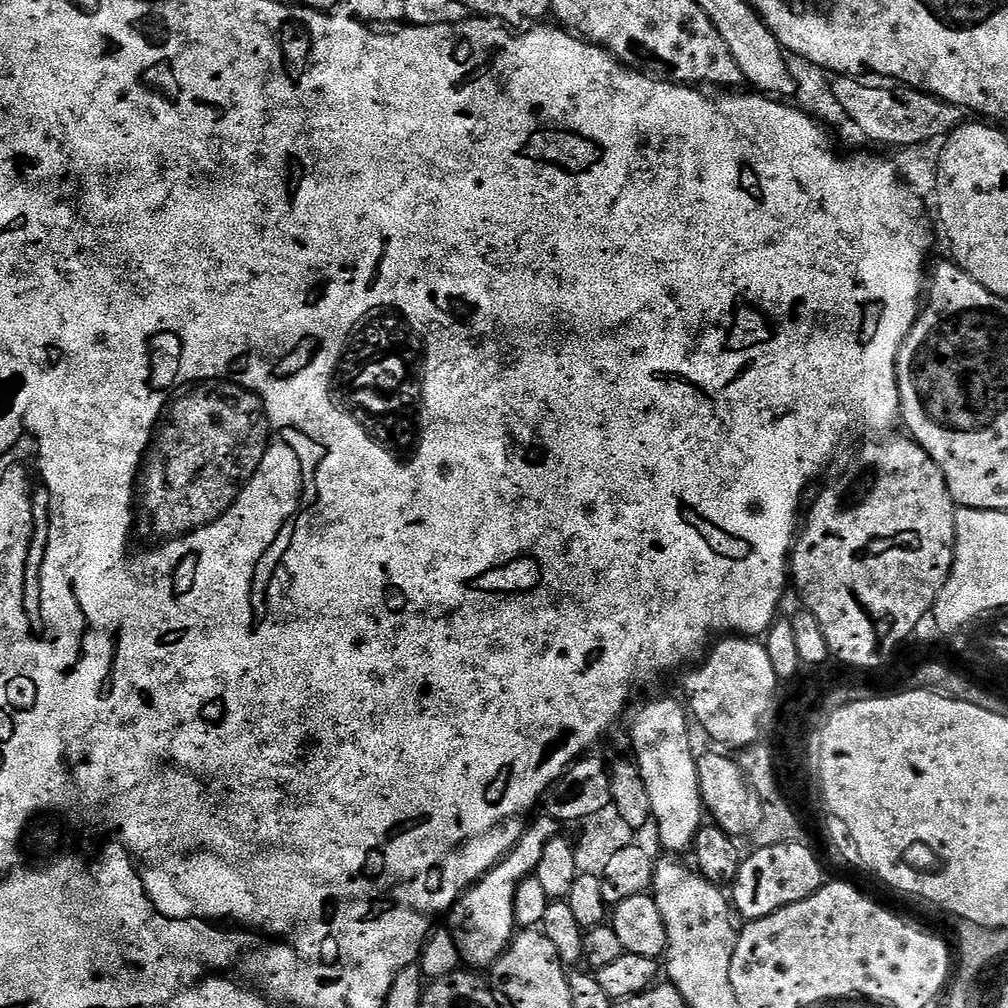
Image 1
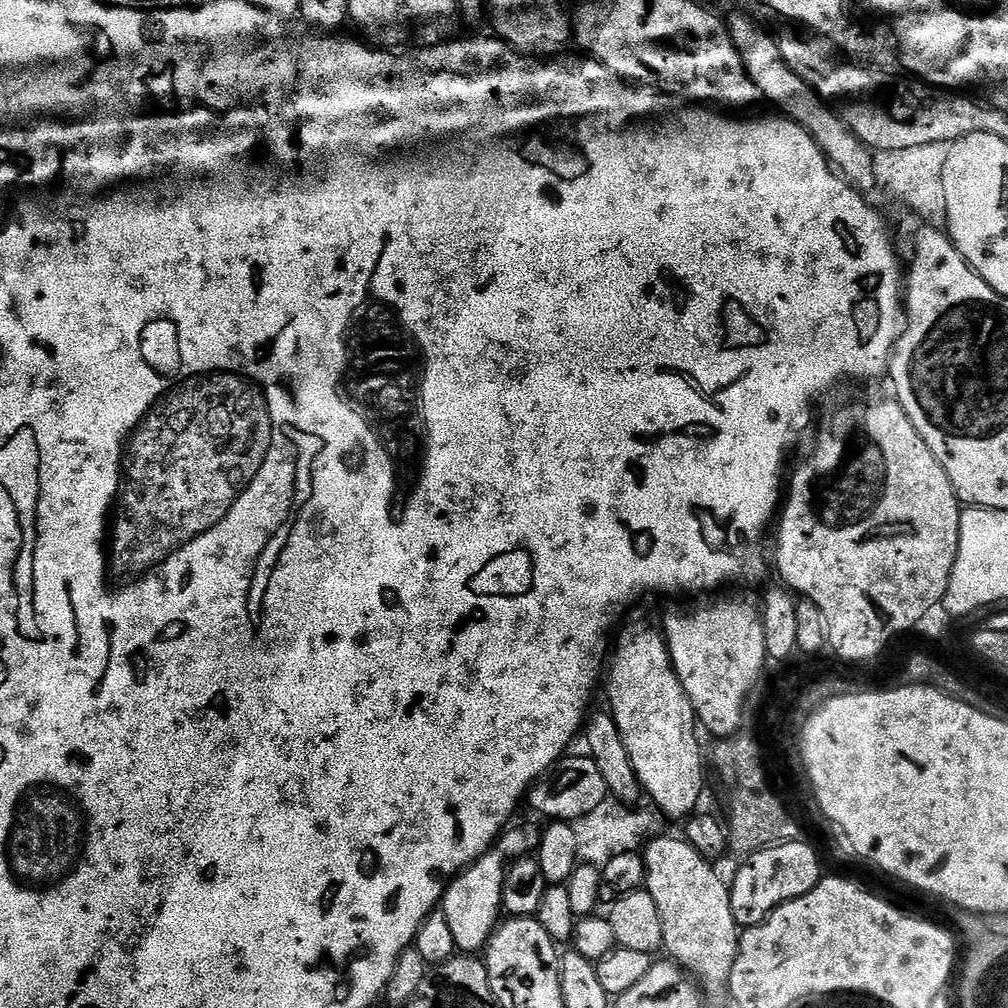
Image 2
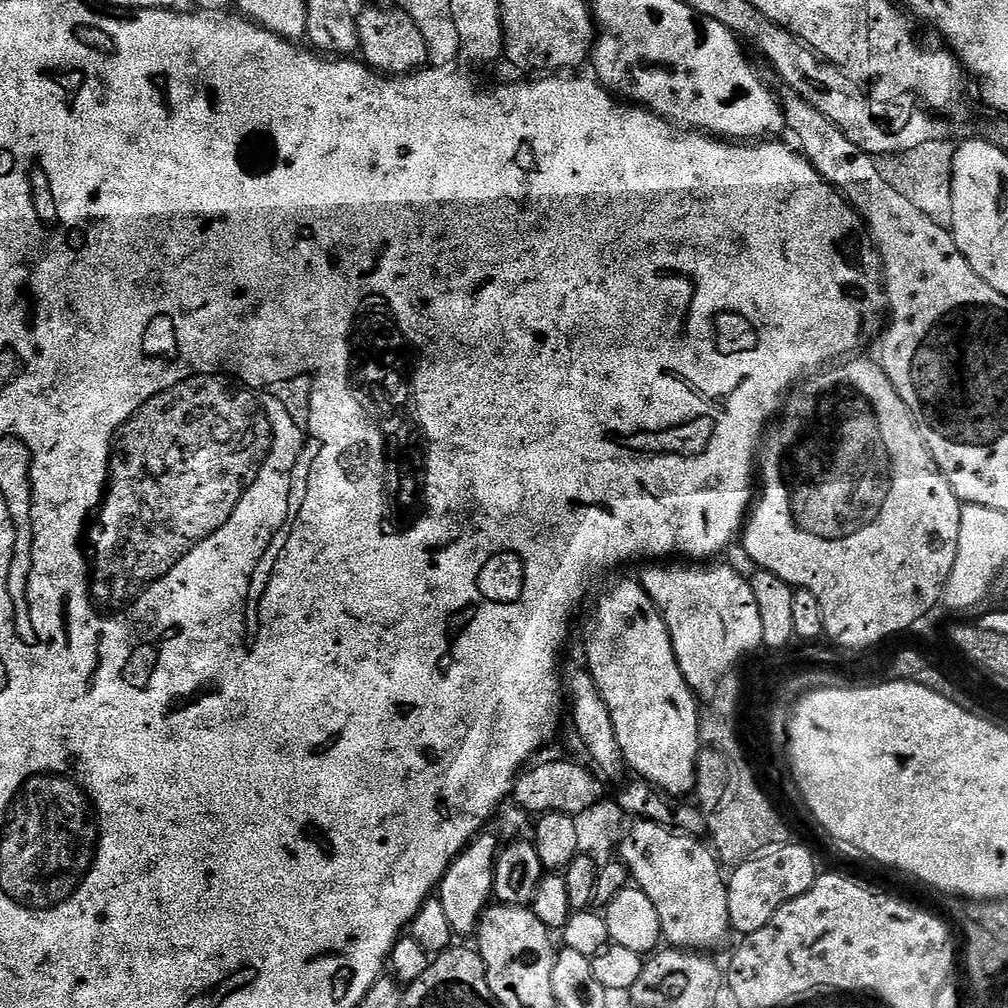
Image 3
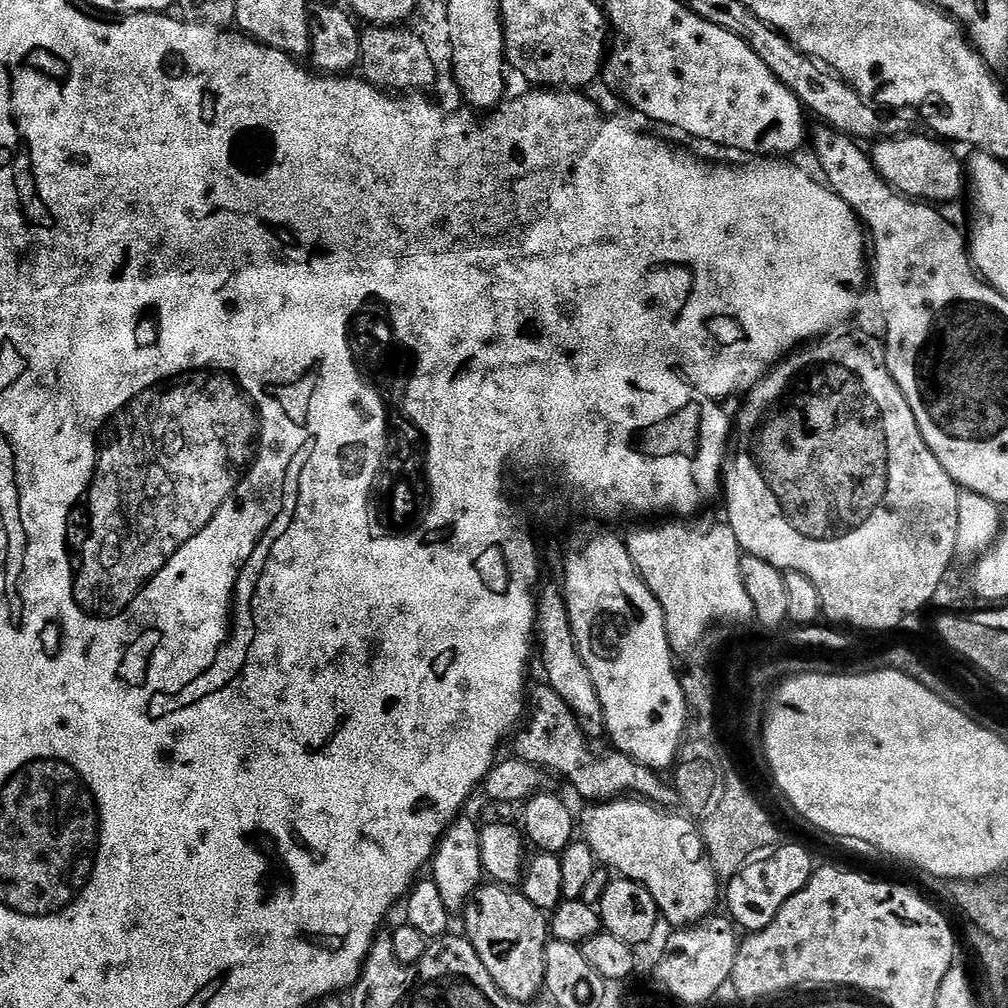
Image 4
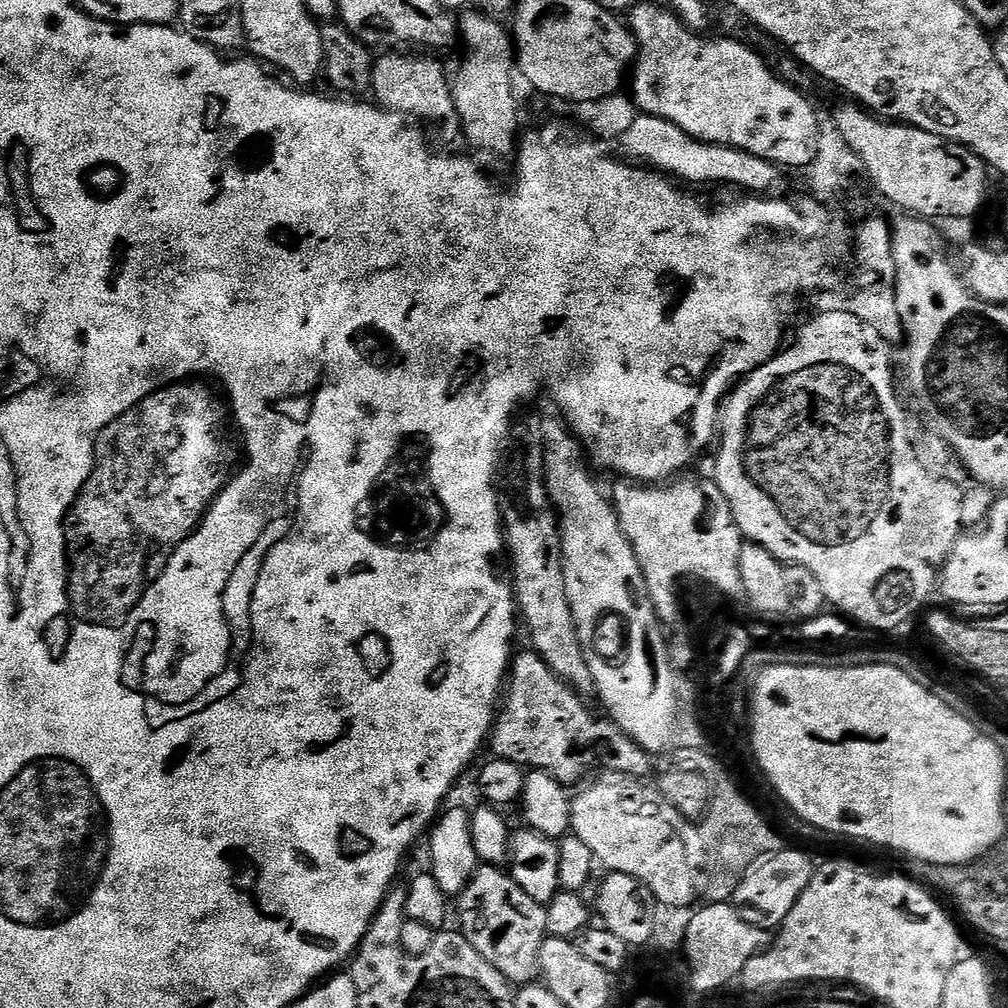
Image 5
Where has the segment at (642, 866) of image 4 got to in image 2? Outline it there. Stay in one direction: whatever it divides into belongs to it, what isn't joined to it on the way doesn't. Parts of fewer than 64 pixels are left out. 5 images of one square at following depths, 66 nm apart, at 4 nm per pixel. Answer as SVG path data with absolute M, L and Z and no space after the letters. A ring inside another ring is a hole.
M677 836L649 839L642 848L646 891L654 898L654 906L658 906L658 918L662 918L662 948L698 981L705 997L725 999L730 970L734 970L734 958L738 958L742 931L730 906L730 888L712 869L711 859Z

